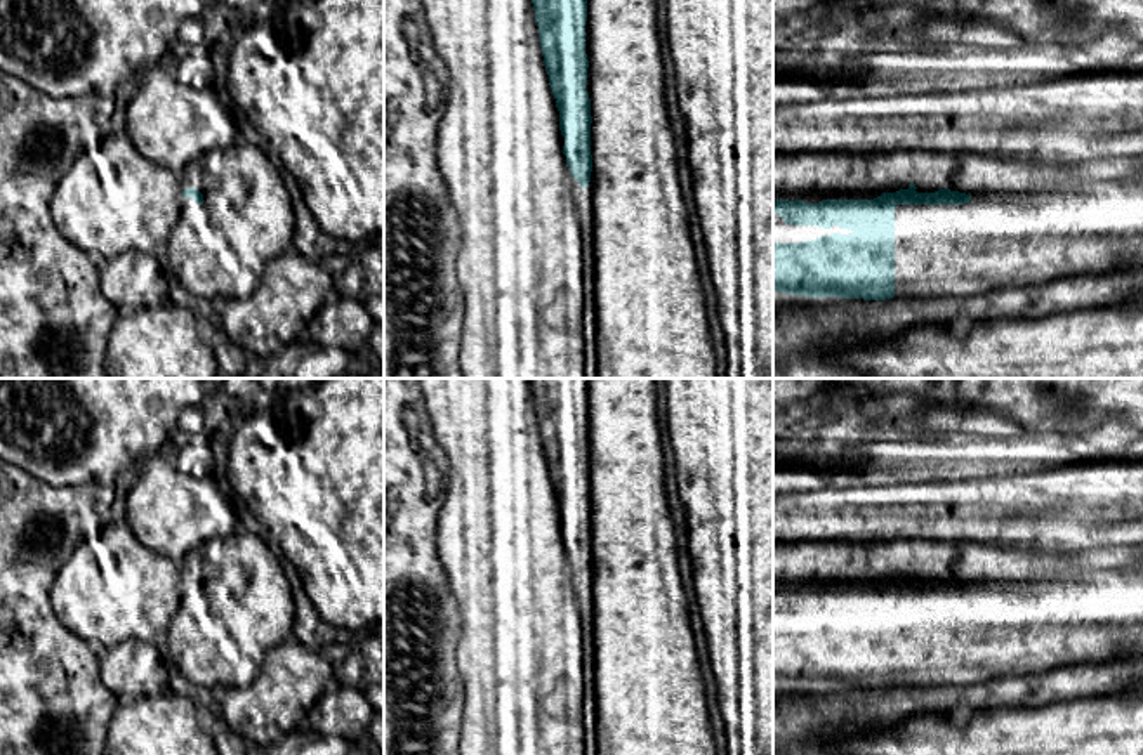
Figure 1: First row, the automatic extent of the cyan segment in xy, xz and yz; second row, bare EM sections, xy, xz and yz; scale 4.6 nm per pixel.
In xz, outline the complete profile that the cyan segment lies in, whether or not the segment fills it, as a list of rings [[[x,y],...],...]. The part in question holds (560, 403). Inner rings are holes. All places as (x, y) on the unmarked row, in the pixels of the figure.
[[[530,378],[582,618],[585,755],[717,755],[665,491],[658,378]]]

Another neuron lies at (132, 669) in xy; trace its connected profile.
[[[127,639],[99,649],[99,670],[102,684],[122,701],[168,689],[170,663],[160,640]]]

